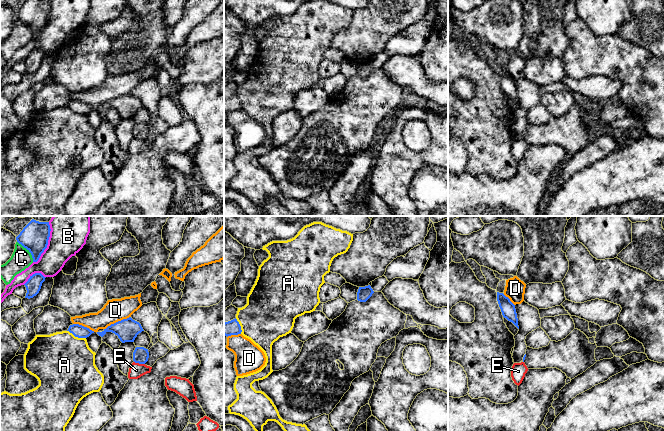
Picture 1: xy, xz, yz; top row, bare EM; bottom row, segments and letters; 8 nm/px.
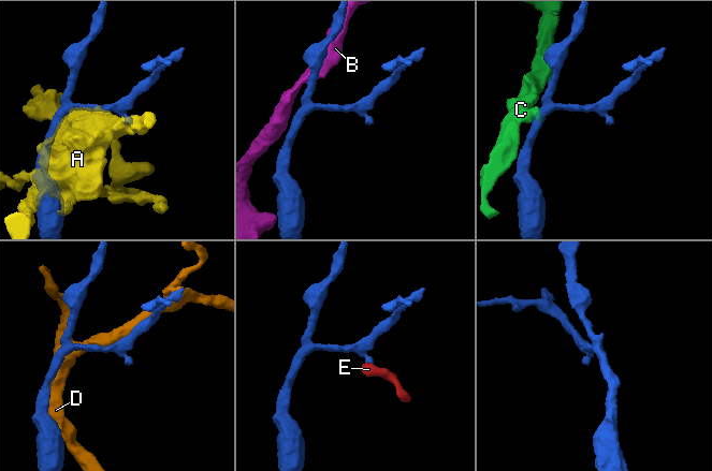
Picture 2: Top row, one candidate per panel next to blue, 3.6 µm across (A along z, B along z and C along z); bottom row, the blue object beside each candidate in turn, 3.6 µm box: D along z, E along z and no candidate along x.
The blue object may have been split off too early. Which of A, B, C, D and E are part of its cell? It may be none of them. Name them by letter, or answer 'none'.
none

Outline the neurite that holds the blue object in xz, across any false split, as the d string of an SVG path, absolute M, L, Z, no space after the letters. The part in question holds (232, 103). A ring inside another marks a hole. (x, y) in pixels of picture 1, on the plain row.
M233 95L231 97L224 99L224 111L225 112L231 112L231 111L238 111L241 110L241 102L237 95Z

